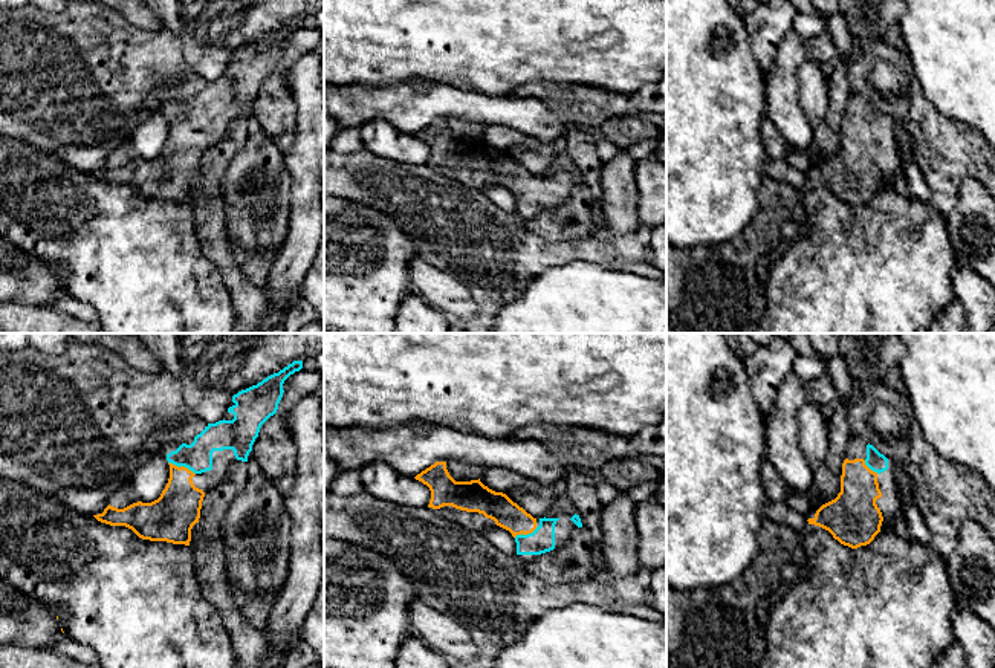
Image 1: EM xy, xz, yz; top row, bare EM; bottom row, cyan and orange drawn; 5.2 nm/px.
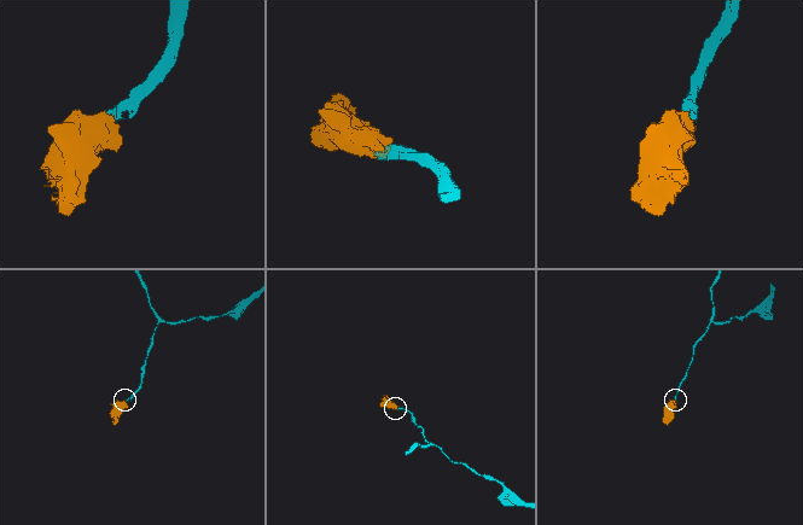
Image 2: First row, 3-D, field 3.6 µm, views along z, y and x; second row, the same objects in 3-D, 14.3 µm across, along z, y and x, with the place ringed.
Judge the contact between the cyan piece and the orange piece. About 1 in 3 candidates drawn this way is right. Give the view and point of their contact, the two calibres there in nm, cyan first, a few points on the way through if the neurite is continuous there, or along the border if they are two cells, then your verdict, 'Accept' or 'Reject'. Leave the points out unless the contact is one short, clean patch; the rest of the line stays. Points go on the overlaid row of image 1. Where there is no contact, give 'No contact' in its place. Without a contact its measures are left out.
Touches cyan at xy (182, 465). Thickness 160 nm (cyan) against 240 nm. Path across: xy (197, 457), (182, 465), (178, 509). Accept

